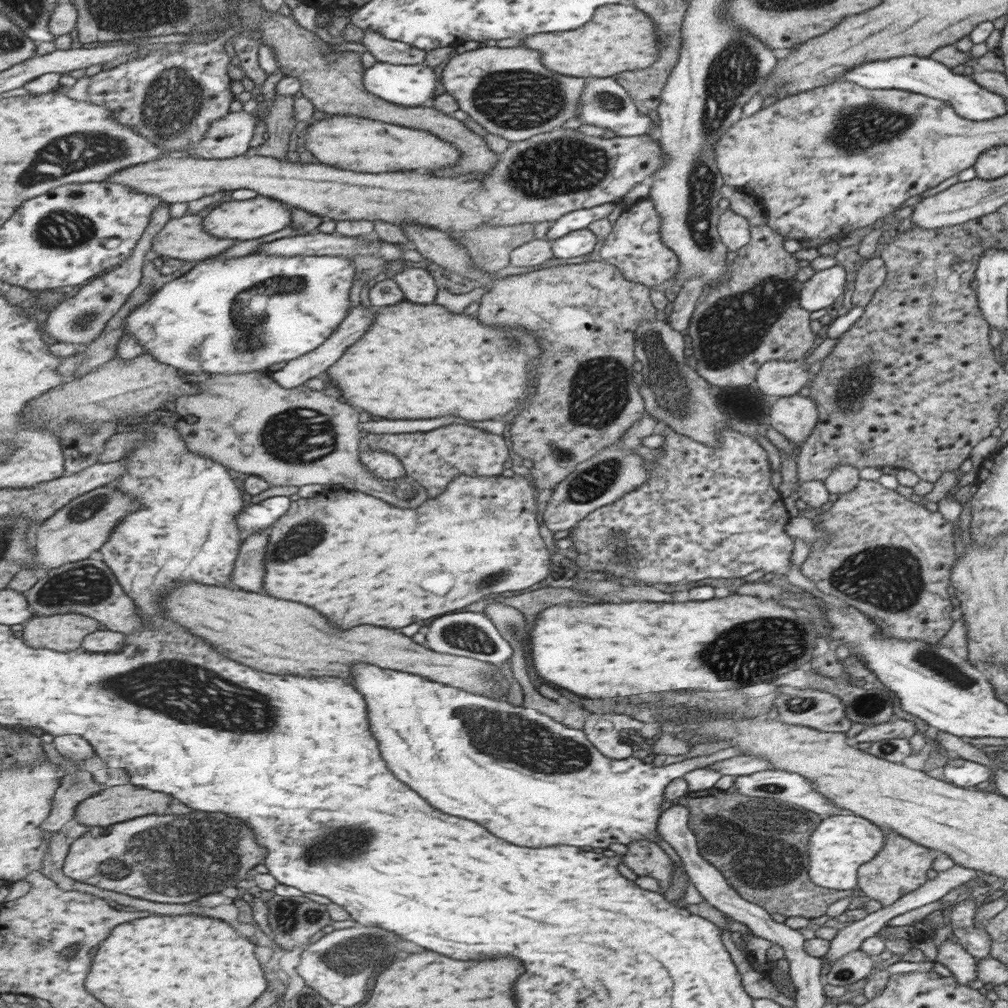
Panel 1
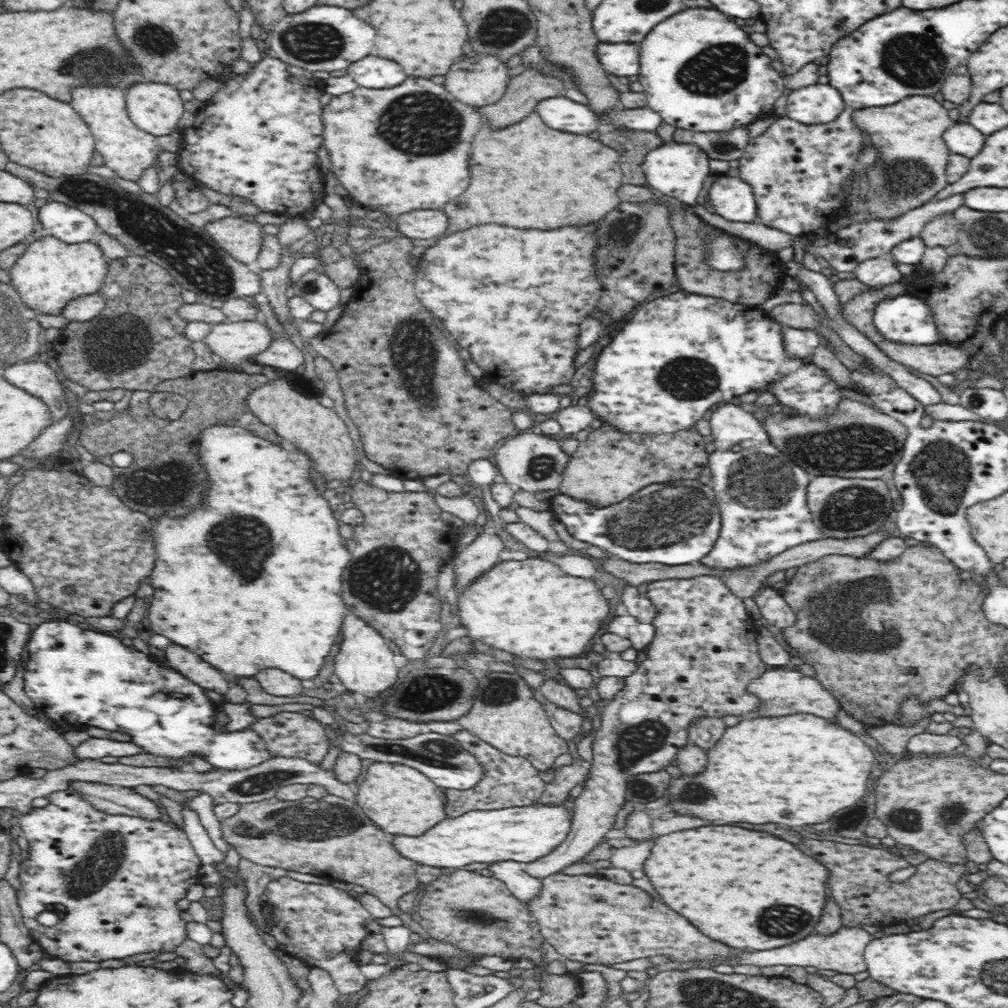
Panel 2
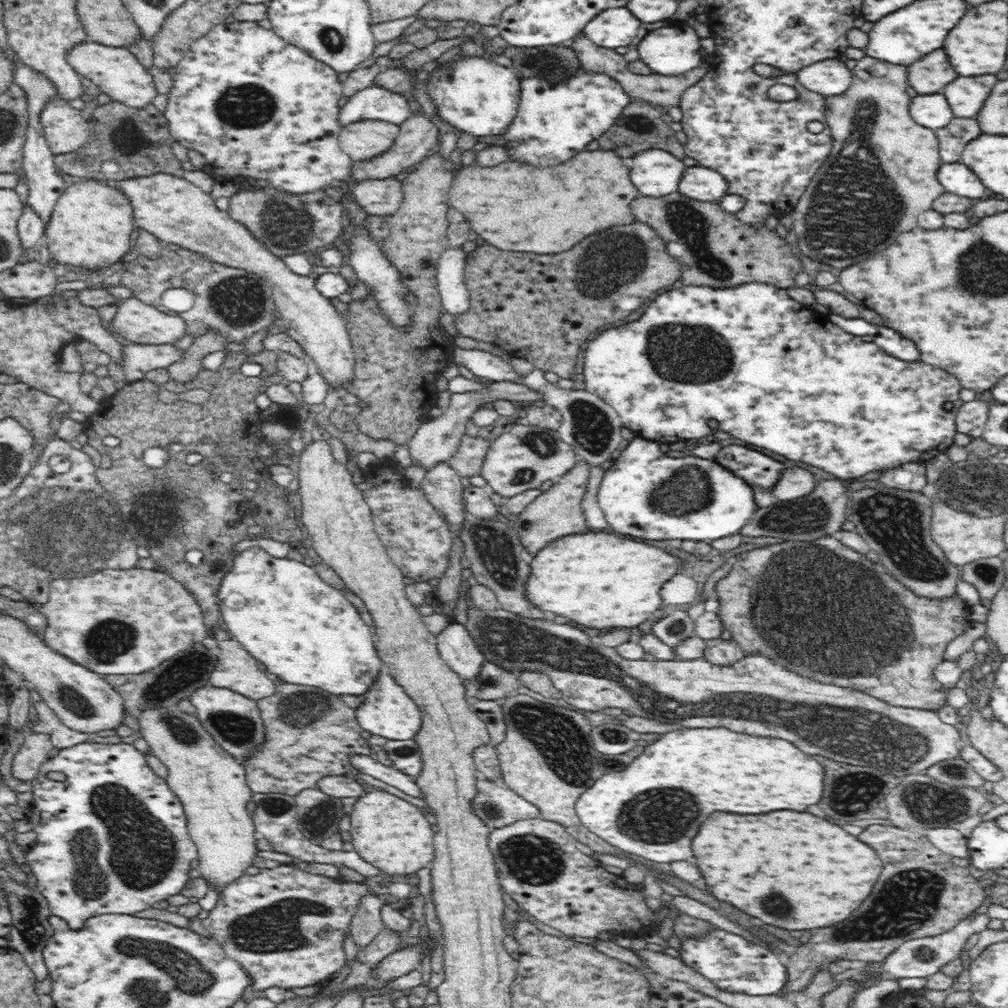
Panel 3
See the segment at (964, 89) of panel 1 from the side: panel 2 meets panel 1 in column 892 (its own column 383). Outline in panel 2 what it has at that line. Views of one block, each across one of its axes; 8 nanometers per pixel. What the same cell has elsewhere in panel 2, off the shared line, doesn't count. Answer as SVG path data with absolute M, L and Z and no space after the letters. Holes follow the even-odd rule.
M372 55L351 64L347 68L347 74L359 86L373 89L392 88L406 80L402 68L396 62Z

